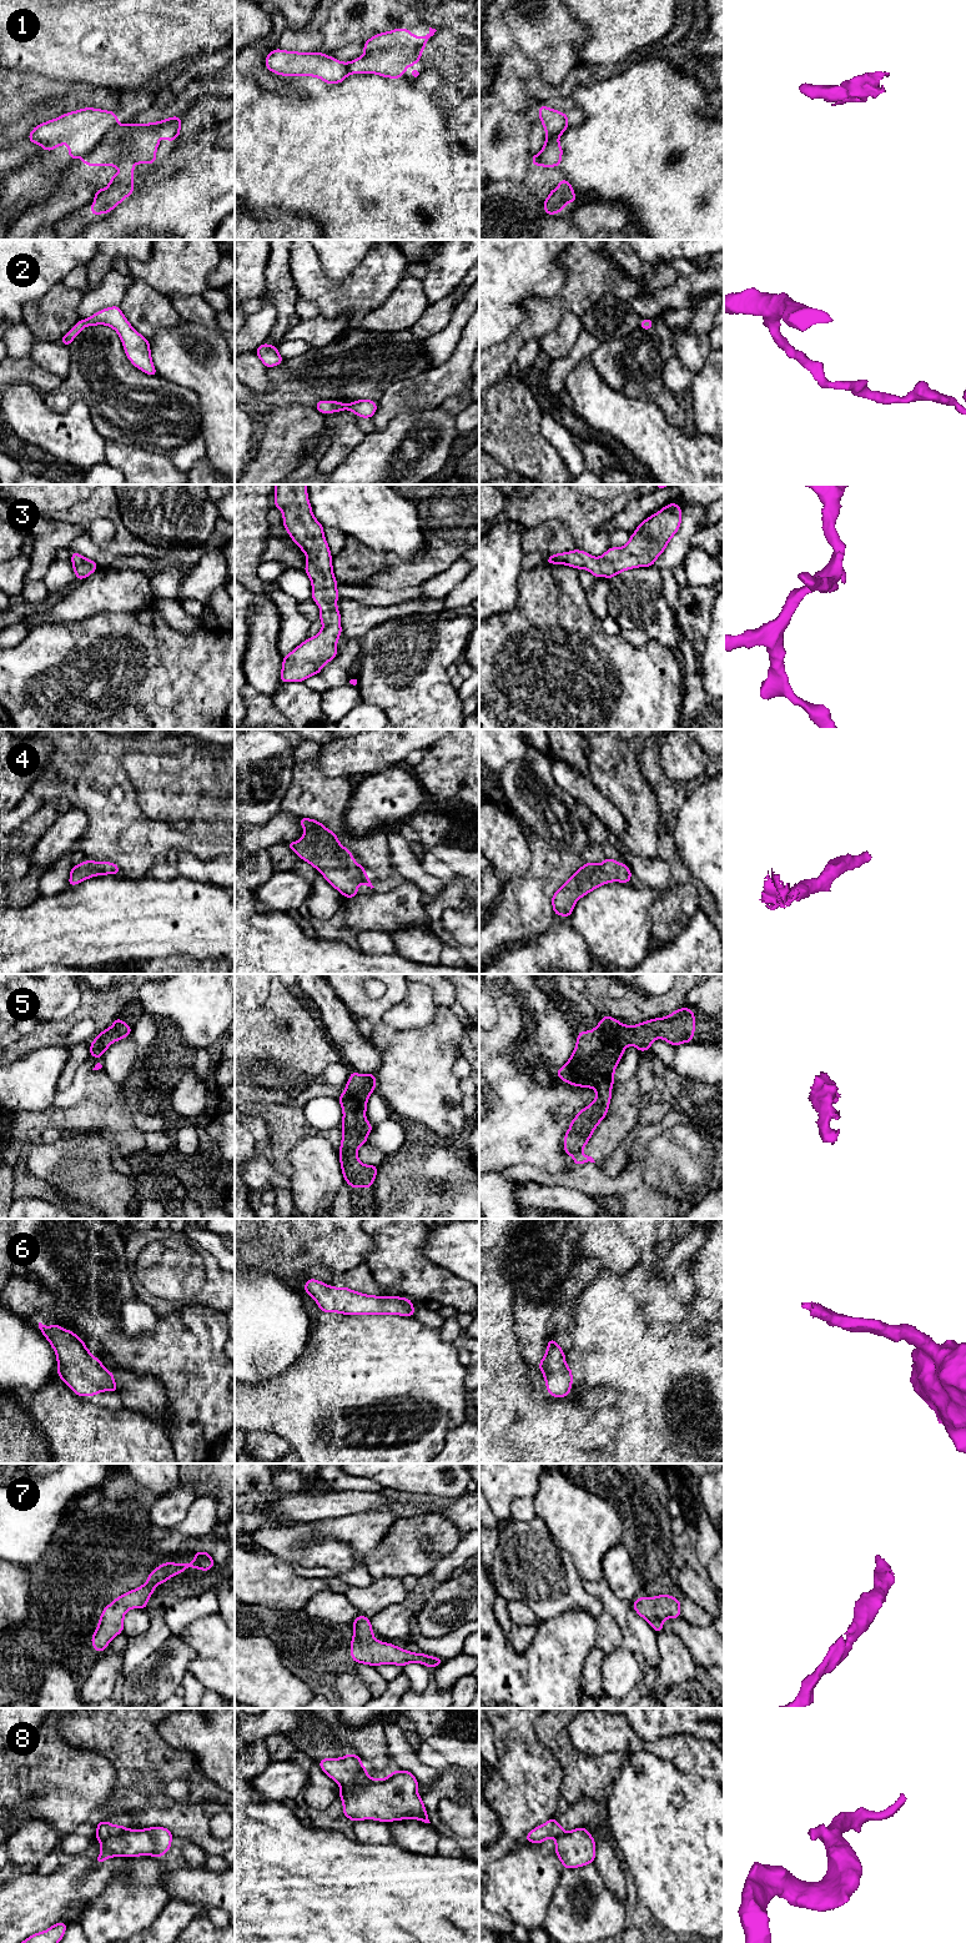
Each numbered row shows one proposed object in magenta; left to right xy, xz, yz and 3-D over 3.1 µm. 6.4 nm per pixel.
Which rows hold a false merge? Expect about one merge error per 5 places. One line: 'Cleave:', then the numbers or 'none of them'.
Cleave: 1, 8

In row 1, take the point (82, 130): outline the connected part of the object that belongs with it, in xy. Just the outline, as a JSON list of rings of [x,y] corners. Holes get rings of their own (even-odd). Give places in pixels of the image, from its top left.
[[[85,107],[35,126],[27,139],[47,151],[67,144],[74,160],[94,151],[116,125],[119,119],[114,111]]]

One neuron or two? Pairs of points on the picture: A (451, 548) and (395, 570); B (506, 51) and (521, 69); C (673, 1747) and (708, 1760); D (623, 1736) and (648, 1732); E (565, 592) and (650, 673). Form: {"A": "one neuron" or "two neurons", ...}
{"A": "one neuron", "B": "one neuron", "C": "one neuron", "D": "two neurons", "E": "one neuron"}

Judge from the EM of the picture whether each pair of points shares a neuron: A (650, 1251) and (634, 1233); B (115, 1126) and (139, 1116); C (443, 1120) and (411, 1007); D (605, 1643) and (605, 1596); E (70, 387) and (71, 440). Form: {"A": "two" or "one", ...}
{"A": "one", "B": "two", "C": "two", "D": "two", "E": "two"}

